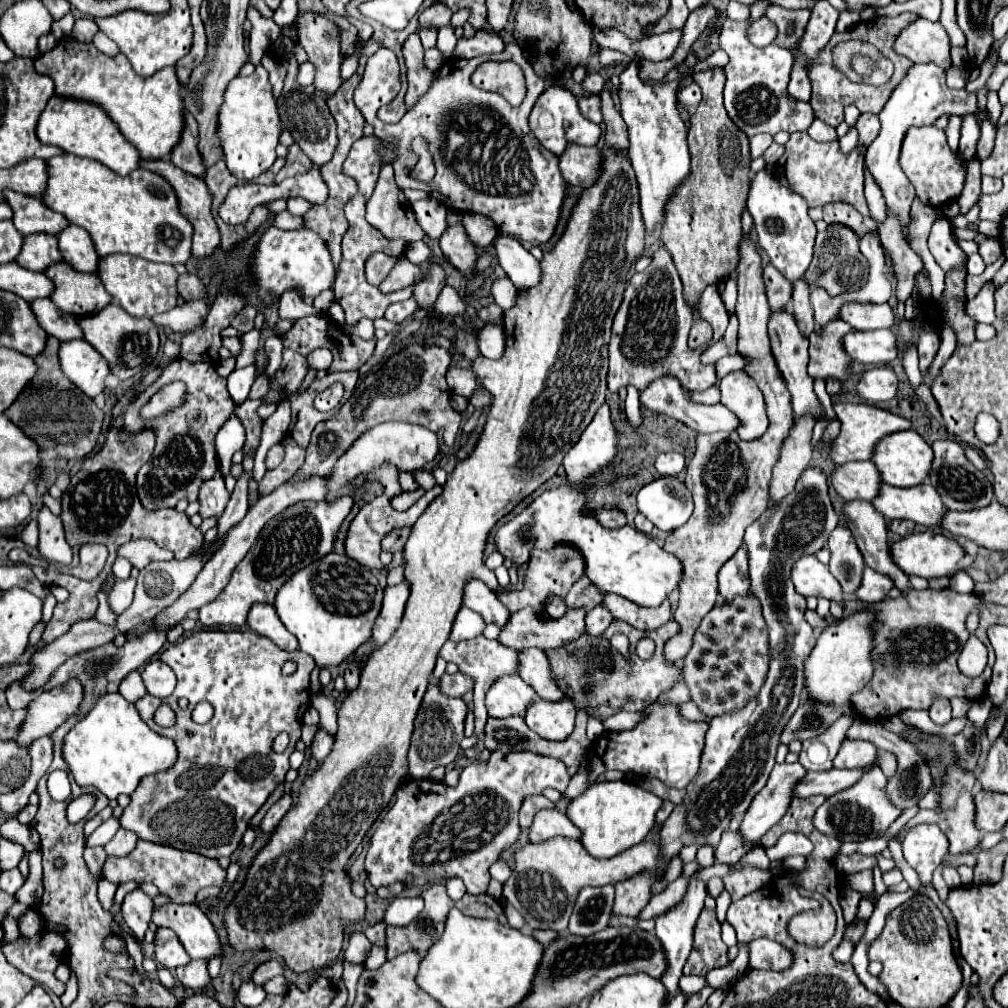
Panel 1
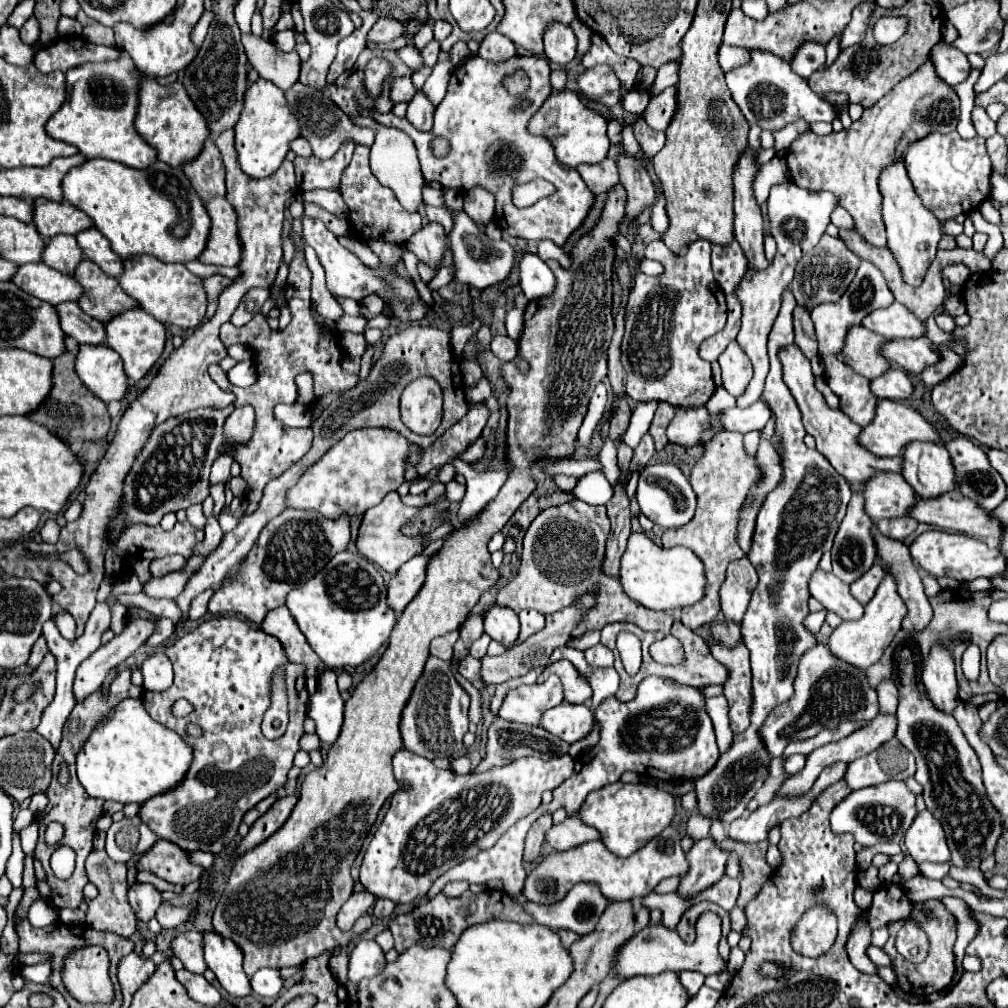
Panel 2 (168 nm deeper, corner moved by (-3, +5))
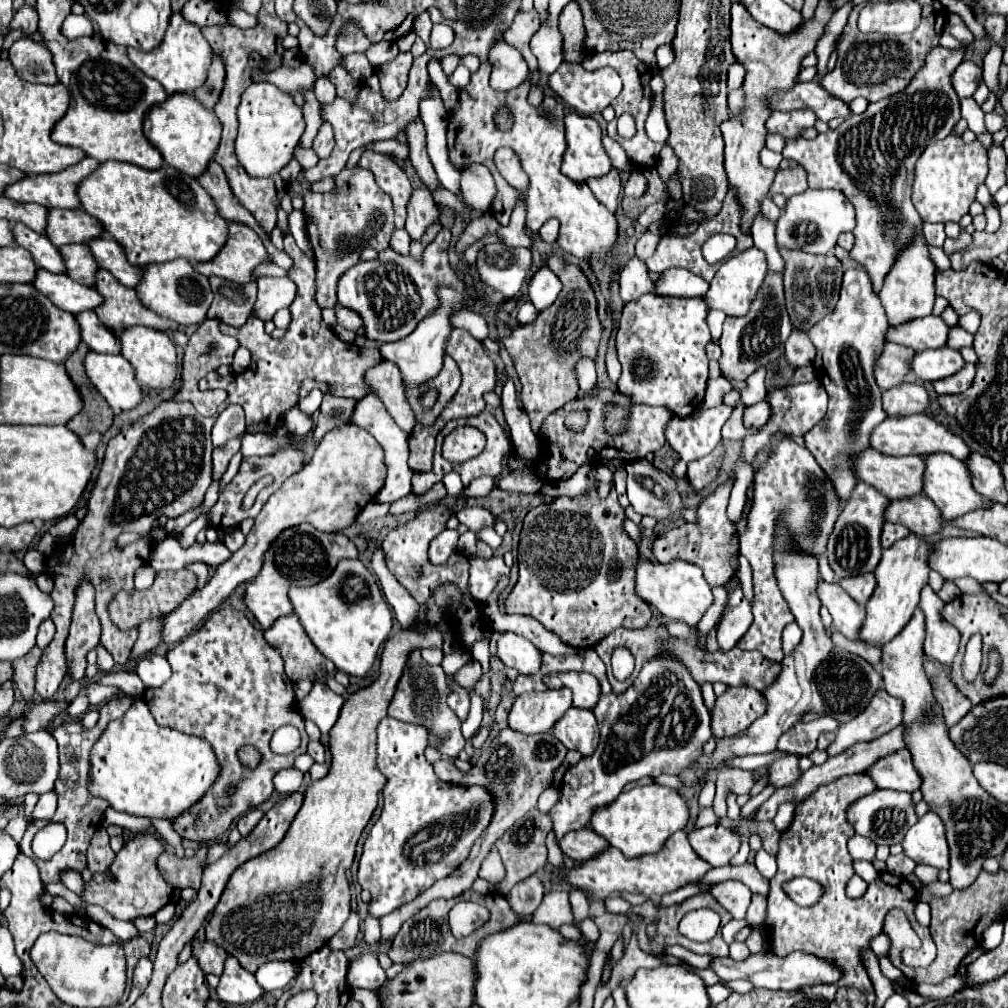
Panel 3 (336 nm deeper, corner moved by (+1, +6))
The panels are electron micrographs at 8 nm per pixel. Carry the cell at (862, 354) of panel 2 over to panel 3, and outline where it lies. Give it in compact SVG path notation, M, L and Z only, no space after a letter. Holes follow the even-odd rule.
M888 342L884 346L884 352L880 354L880 360L876 362L876 372L874 372L880 390L890 390L904 384L906 380L912 380L910 362L914 354L916 352L912 352L912 348L906 348L894 342Z

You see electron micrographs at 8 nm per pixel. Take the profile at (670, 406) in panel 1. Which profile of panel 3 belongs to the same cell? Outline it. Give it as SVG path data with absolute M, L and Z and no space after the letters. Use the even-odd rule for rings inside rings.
M758 402L744 410L744 426L746 428L762 428L770 420L770 404Z

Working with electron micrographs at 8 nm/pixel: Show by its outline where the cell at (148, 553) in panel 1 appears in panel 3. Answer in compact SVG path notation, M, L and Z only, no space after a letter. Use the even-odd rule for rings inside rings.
M180 568L180 570L172 570L172 572L160 572L160 574L156 574L152 588L148 588L144 592L132 592L132 598L130 598L132 602L128 602L128 598L112 598L112 602L108 604L110 620L120 630L136 628L142 620L164 616L164 614L170 614L172 610L176 610L188 596L192 596L196 592L196 586L198 586L198 578L188 568Z

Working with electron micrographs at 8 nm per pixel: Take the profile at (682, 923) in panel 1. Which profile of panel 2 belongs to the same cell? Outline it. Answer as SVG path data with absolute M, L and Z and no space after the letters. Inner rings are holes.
M710 837L696 841L686 853L690 869L680 881L678 895L692 899L714 885L718 879L722 879L726 857L728 853L722 851Z

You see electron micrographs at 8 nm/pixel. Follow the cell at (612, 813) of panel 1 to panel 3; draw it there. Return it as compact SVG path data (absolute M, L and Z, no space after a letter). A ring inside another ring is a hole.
M648 784L640 788L636 786L630 792L622 792L608 808L596 812L596 816L592 816L592 828L602 838L606 838L610 846L622 850L624 856L636 858L660 852L674 832L684 830L688 818L690 818L688 804L676 790L660 784Z

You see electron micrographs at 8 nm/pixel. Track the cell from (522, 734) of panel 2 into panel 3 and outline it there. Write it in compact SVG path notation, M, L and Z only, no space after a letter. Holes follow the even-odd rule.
M502 730L500 736L496 736L490 746L482 748L482 754L480 758L476 760L476 764L470 768L470 772L462 774L454 762L450 760L436 760L432 766L434 766L434 772L440 780L448 782L448 784L462 784L462 786L482 786L486 788L492 796L494 796L494 814L492 814L492 820L488 824L488 828L480 834L480 838L474 842L472 850L470 850L470 856L468 860L456 870L452 872L452 876L444 878L444 880L438 880L436 884L432 884L432 888L428 888L426 892L422 892L420 896L416 896L416 900L396 908L396 912L390 912L388 916L380 918L380 942L392 942L396 932L400 930L400 926L412 918L418 910L422 910L428 902L436 900L436 898L456 898L458 894L466 892L472 888L474 880L478 878L478 870L480 870L480 864L482 860L488 856L488 852L494 848L494 842L508 830L512 828L512 824L524 816L528 810L532 810L536 806L536 800L538 796L550 786L552 782L552 774L554 770L564 762L564 756L566 756L566 746L556 740L550 732L546 734L532 734L532 736L526 736L526 734L520 734L516 730ZM514 762L514 764L512 764ZM502 768L510 768L510 770L500 770Z

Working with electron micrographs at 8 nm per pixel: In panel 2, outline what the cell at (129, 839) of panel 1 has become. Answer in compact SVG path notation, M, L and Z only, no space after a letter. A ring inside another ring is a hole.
M124 817L118 823L112 823L106 837L106 853L114 861L130 861L136 855L142 855L156 841L156 833L148 829L138 817Z

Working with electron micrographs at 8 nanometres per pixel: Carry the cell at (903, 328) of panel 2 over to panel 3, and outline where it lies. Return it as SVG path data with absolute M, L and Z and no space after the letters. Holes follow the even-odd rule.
M926 316L920 320L912 320L912 324L906 324L904 328L892 328L888 330L888 340L908 346L914 352L922 352L928 348L942 348L948 342L950 328L946 322L938 316Z

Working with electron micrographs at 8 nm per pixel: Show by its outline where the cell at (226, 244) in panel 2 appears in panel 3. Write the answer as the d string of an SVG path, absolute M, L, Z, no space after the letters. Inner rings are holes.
M230 222L228 228L228 244L218 252L218 256L204 264L192 264L196 272L204 276L218 276L230 282L248 284L254 278L254 270L262 264L270 262L270 256L256 236L252 228L244 228L244 224Z

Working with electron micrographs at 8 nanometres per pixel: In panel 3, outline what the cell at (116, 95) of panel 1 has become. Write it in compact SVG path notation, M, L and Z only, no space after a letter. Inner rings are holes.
M176 94L172 98L168 96L166 102L154 106L148 112L144 134L160 150L168 166L178 168L192 178L198 178L208 168L208 162L214 158L222 136L222 124L216 114L212 110L206 110L192 94Z

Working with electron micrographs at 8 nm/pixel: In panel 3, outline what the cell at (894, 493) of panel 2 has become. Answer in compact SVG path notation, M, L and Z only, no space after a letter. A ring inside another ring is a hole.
M916 496L916 500L890 502L884 516L888 522L902 524L918 536L934 536L944 528L944 518L940 510L926 496Z

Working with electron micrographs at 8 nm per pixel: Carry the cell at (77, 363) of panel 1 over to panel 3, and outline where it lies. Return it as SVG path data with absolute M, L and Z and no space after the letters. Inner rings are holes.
M88 352L84 364L88 378L106 398L112 410L128 412L142 402L144 392L136 382L132 364L124 360L124 356Z

